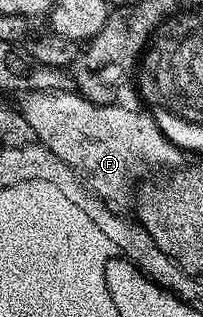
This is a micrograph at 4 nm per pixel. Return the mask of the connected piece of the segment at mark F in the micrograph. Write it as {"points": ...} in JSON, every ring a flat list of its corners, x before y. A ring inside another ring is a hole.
{"points":[[34,90,19,102,20,113,36,133,35,141,54,152,109,208,133,205,134,191,147,166,176,166,180,162,179,148,160,131,161,123,143,109,92,102,72,90]]}

